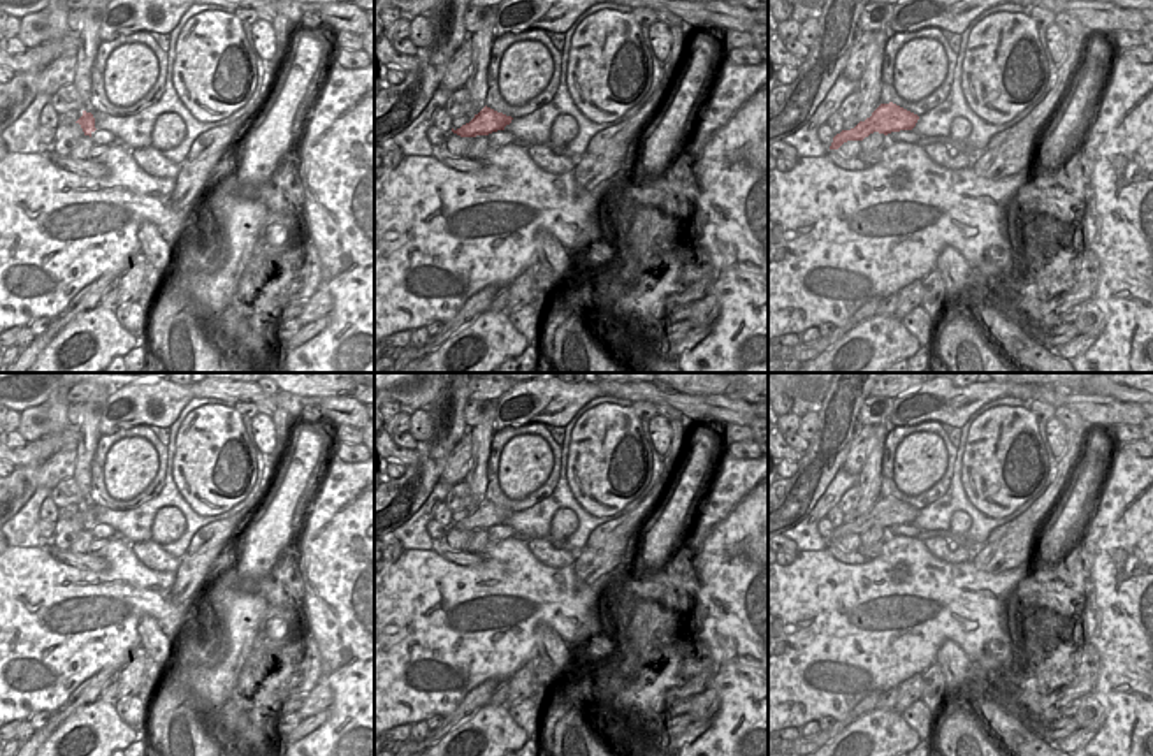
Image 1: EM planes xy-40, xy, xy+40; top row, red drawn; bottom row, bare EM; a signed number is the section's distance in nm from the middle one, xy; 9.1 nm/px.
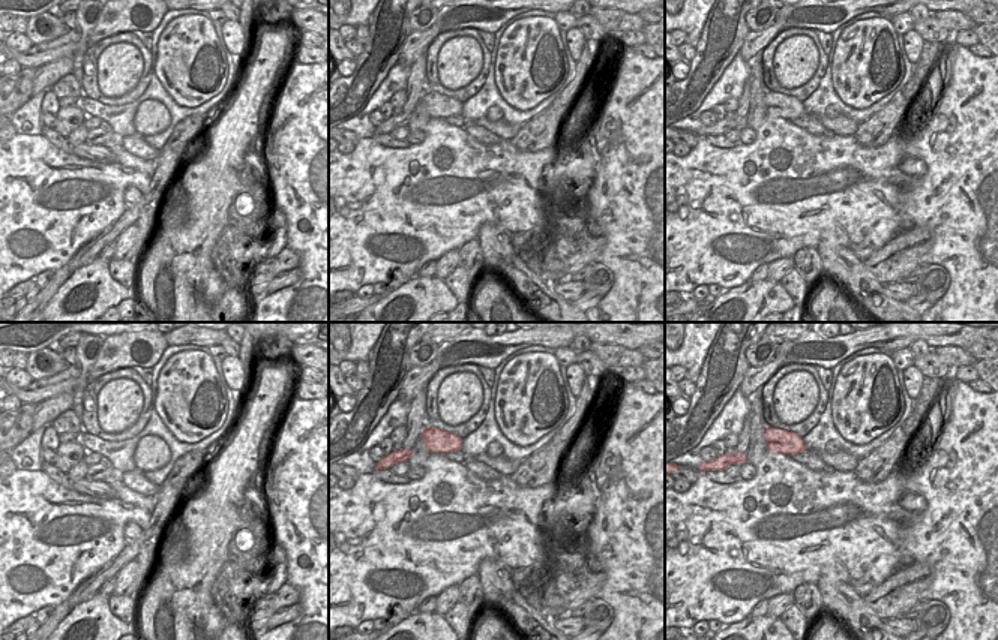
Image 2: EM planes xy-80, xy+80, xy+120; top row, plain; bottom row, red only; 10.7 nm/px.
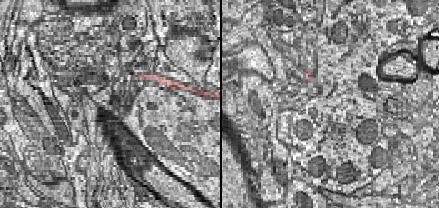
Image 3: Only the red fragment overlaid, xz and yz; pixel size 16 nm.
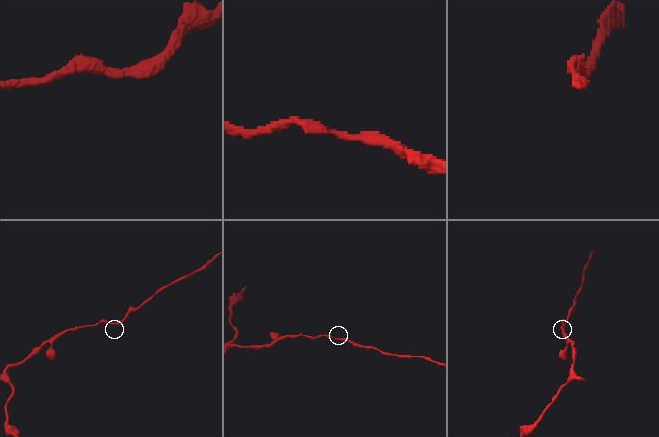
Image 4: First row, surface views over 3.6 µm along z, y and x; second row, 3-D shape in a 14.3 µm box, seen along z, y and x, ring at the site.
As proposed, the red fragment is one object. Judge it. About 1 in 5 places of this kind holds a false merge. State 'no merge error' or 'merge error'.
no merge error

